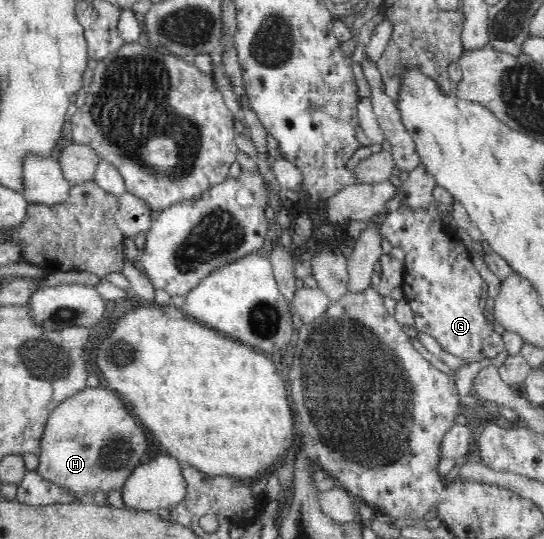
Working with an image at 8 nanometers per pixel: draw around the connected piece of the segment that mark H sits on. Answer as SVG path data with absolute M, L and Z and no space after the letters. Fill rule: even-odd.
M99 385L98 387L85 386L75 395L61 402L51 414L45 425L44 434L41 438L41 453L38 473L51 479L53 483L59 483L76 491L78 495L85 495L94 488L104 492L117 490L121 483L128 478L129 473L140 465L141 456L147 449L147 437L141 423L124 396L109 387Z

